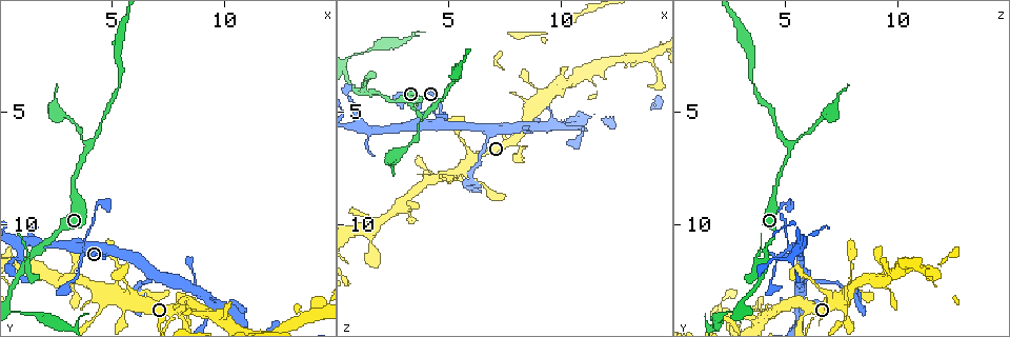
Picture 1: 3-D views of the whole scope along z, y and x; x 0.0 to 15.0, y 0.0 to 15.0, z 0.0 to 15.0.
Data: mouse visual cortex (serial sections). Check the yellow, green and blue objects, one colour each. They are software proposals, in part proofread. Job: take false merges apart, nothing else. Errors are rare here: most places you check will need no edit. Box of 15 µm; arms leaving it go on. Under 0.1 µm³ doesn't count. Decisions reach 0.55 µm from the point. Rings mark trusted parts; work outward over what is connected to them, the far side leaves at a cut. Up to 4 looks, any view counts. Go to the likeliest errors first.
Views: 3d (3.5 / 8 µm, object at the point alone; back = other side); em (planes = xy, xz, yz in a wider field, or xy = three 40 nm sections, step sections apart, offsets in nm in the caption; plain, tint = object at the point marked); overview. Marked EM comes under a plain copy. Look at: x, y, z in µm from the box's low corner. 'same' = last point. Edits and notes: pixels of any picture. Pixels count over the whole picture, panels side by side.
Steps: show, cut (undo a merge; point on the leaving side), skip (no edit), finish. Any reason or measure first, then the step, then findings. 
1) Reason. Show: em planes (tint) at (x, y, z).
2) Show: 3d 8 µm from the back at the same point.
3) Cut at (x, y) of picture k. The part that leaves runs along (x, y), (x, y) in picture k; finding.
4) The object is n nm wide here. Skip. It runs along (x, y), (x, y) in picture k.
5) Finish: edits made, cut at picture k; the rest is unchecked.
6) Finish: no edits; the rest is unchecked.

A fork. Show: 3d 8 µm at (1.3, 11.5, 4.2).

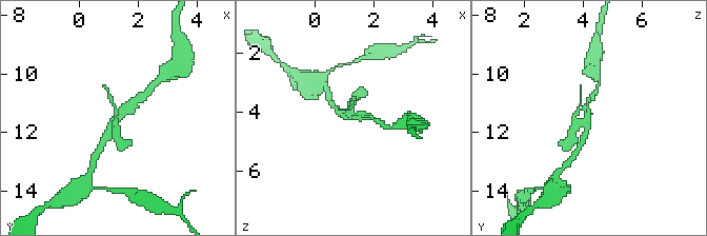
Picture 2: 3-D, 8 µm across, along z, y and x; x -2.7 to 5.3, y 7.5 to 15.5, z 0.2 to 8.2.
Zoom in. Show: 3d 3.5 µm at (1.3, 11.5, 4.2).

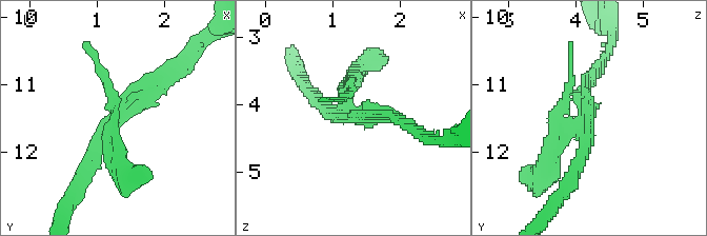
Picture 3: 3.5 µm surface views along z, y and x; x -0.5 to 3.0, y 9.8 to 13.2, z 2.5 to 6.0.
Skip. It runs along (167, 69), (116, 114), (80, 176) in picture 3; continuous, no second cell.

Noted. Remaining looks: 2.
Three arms meet. Show: 3d 3.5 µm at (4.0, 6.6, 5.2).

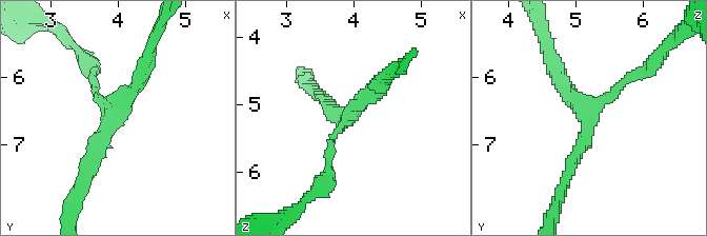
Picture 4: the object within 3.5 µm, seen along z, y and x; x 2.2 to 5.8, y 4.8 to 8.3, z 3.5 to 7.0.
3 arms meet here; the arms are 100, 200, 200 nm wide; now the EM. Show: em xy step 3 (tint) at (3.90, 6.60, 5.15).

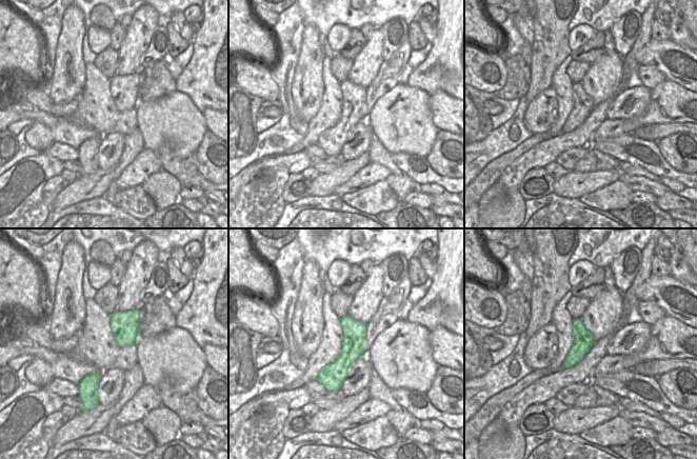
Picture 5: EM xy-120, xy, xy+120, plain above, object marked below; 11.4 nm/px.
Skip. All the same cell.

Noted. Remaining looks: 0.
Finish: no edits; the rest is unchecked.

